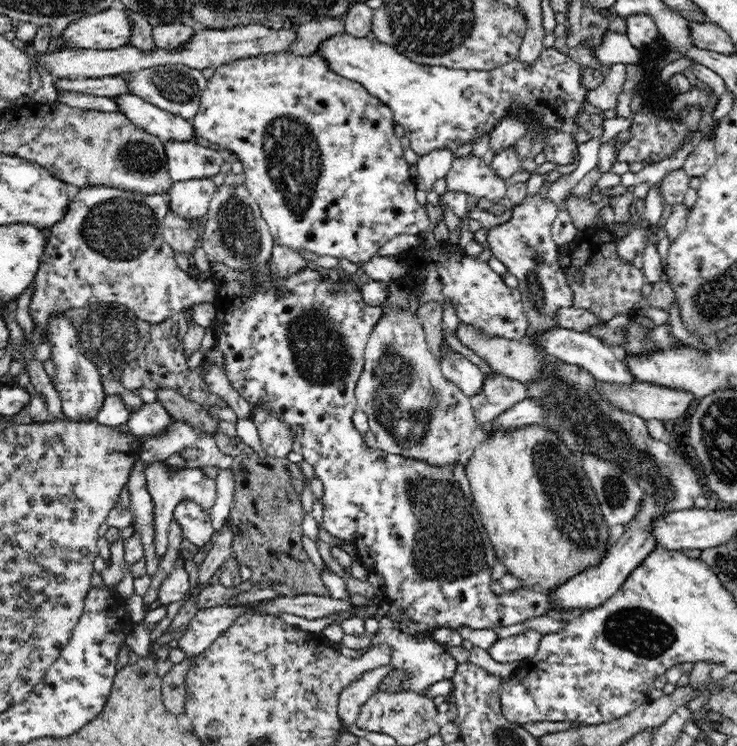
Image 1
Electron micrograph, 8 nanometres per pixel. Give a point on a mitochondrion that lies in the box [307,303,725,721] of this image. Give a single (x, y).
(450, 546)

